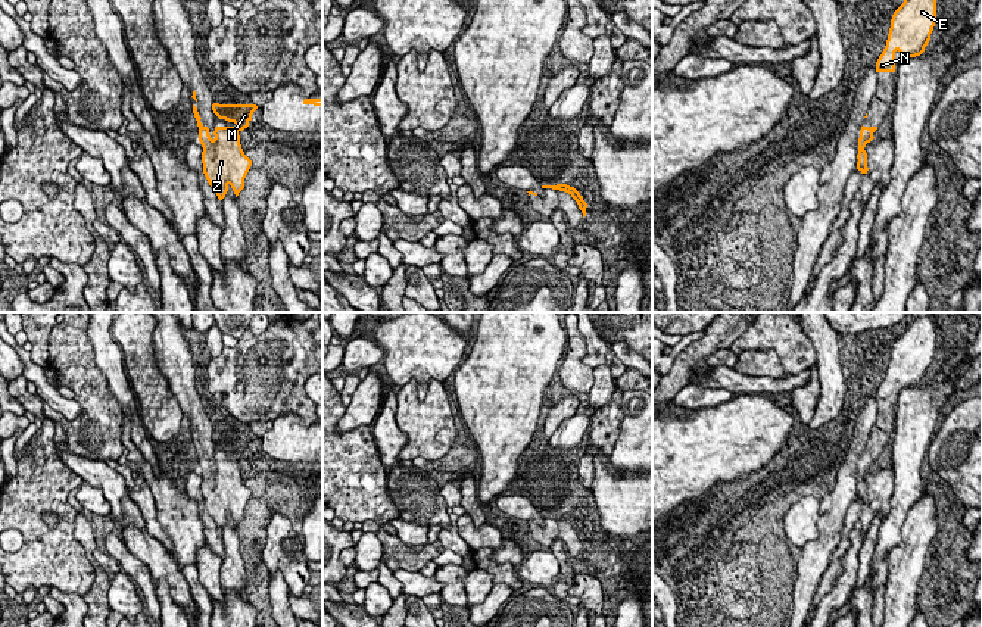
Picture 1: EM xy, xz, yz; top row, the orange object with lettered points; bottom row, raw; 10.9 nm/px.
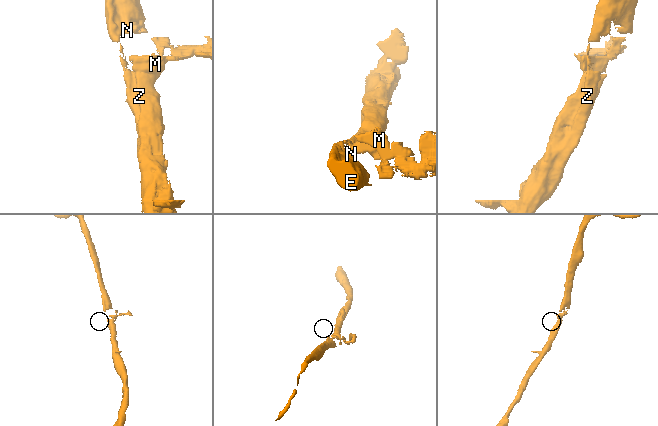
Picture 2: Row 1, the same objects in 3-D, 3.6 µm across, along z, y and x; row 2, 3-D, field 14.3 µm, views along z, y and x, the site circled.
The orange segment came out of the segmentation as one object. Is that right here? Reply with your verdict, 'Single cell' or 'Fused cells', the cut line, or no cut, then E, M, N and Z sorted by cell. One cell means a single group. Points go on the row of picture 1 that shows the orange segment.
Single cell. No split. Groups: E M N Z

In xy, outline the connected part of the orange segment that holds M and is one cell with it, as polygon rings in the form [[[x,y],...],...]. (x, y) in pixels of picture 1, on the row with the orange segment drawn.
[[[213,103],[212,110],[219,119],[234,122],[234,127],[215,127],[212,140],[209,128],[200,122],[197,107],[193,113],[199,127],[199,141],[203,147],[203,174],[209,185],[222,200],[231,187],[236,197],[244,188],[244,178],[252,166],[252,160],[244,155],[239,132],[249,127],[256,104],[219,104]]]

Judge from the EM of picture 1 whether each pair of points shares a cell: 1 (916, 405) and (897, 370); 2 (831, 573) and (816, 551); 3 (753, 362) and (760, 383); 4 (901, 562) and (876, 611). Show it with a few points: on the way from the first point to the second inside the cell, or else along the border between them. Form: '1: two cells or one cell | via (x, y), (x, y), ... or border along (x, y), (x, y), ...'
1: two cells | border along (923, 380), (901, 390), (894, 420)
2: two cells | border along (841, 535), (811, 598)
3: two cells | border along (730, 368), (751, 376), (783, 377)
4: two cells | border along (887, 586), (882, 611)

